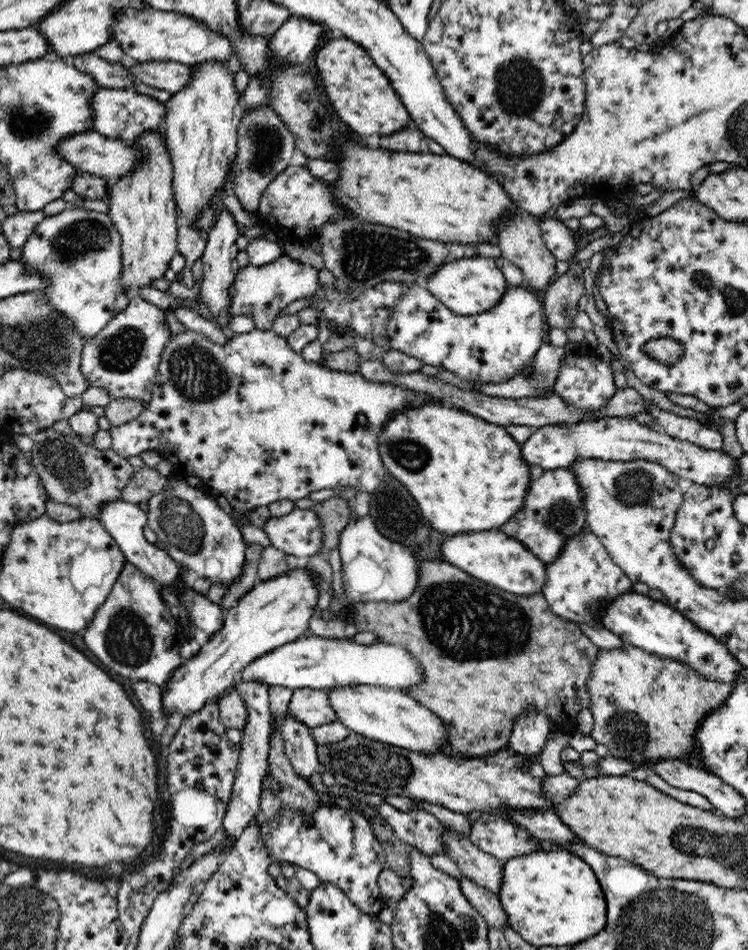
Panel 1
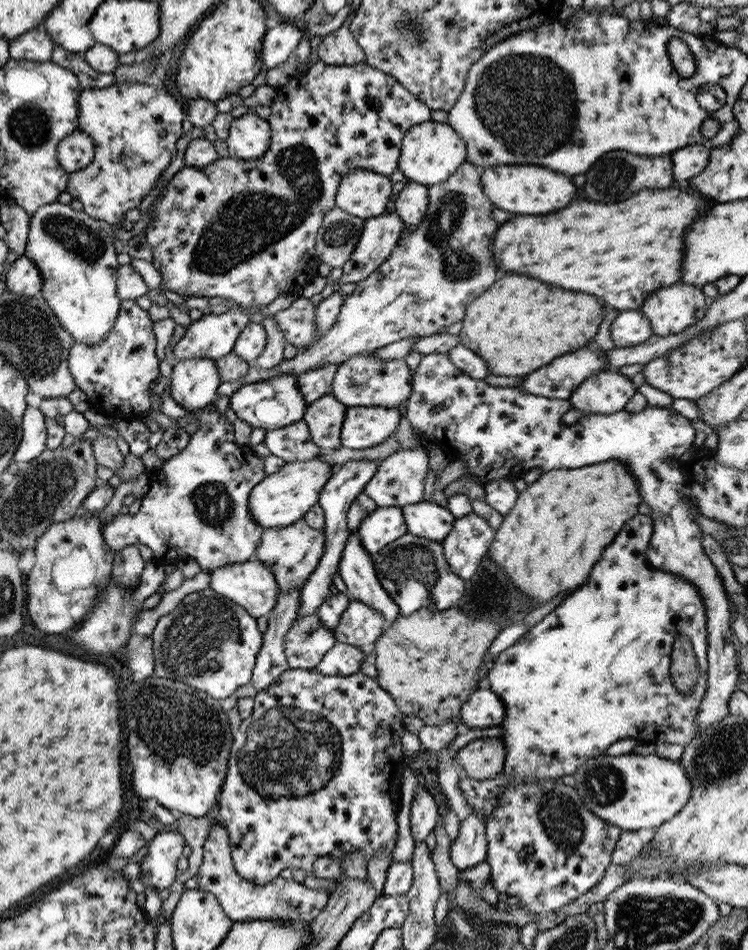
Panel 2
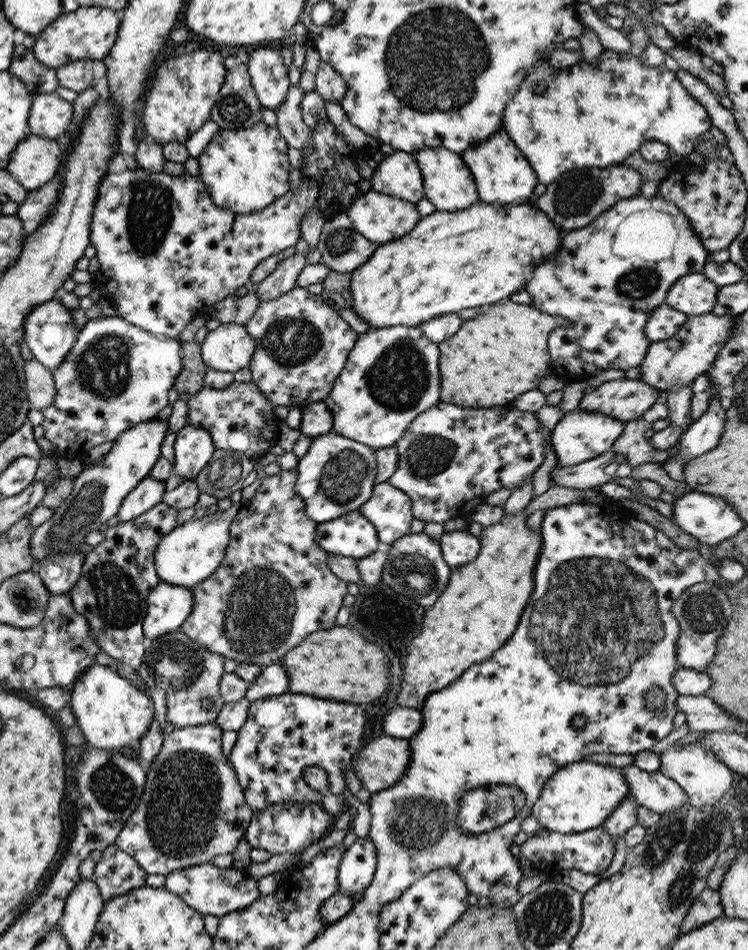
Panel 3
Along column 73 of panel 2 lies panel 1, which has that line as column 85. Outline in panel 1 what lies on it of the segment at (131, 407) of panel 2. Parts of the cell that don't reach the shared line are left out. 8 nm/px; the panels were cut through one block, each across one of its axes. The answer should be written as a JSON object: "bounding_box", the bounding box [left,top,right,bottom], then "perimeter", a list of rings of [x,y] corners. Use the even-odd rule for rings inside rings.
{"bounding_box":[79,295,172,407],"perimeter":[[[132,295],[126,307],[115,312],[106,326],[82,345],[79,369],[86,384],[106,390],[111,400],[130,399],[147,407],[163,346],[172,336],[163,311],[157,305]]]}

